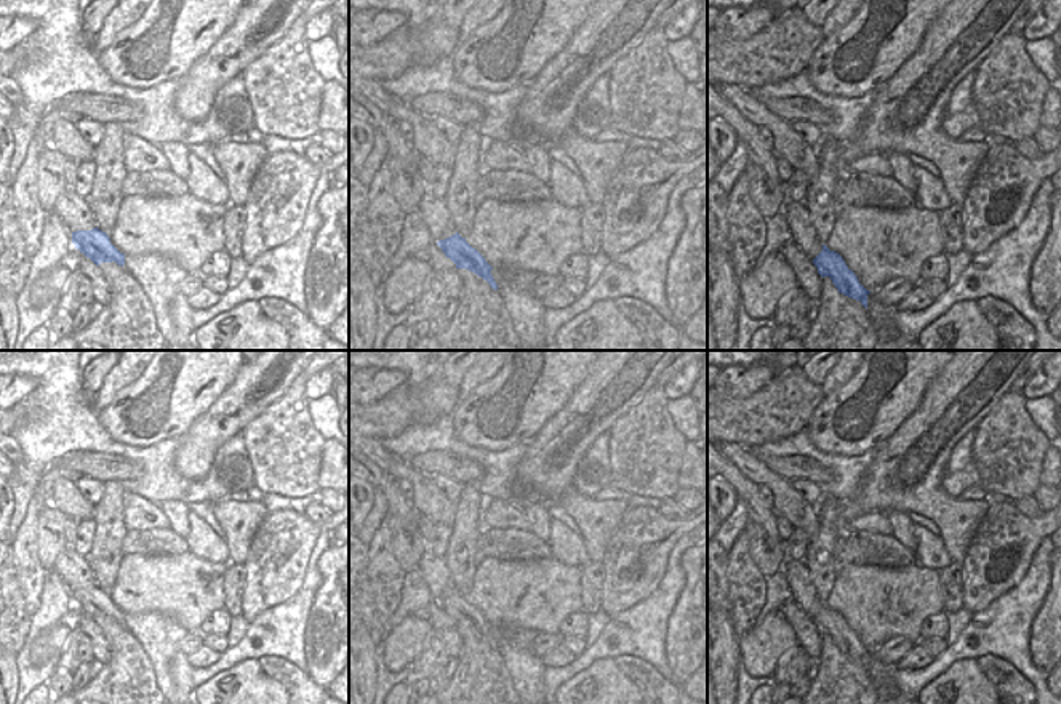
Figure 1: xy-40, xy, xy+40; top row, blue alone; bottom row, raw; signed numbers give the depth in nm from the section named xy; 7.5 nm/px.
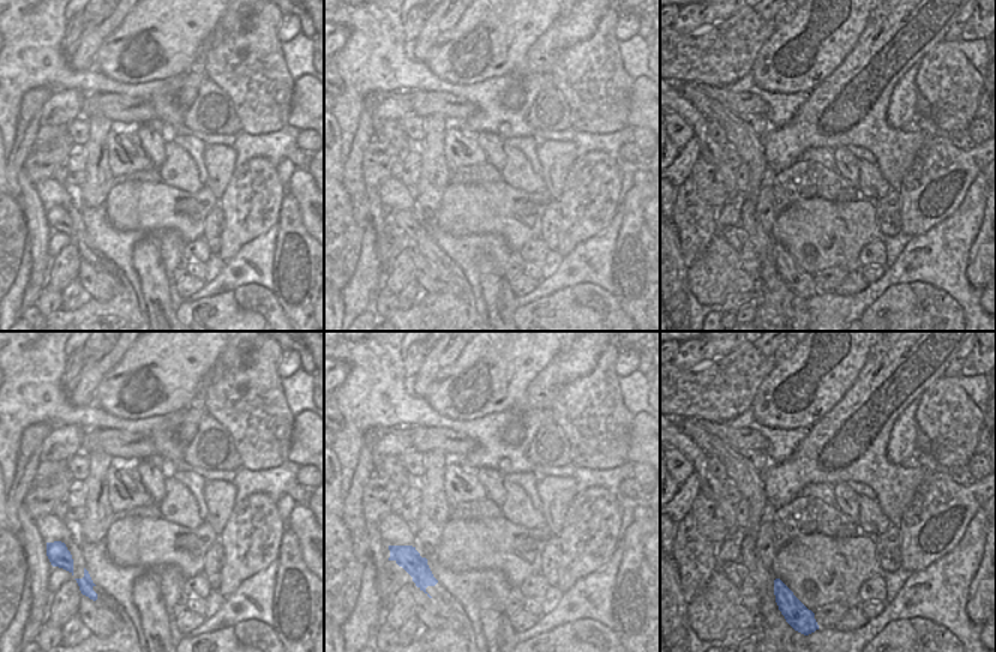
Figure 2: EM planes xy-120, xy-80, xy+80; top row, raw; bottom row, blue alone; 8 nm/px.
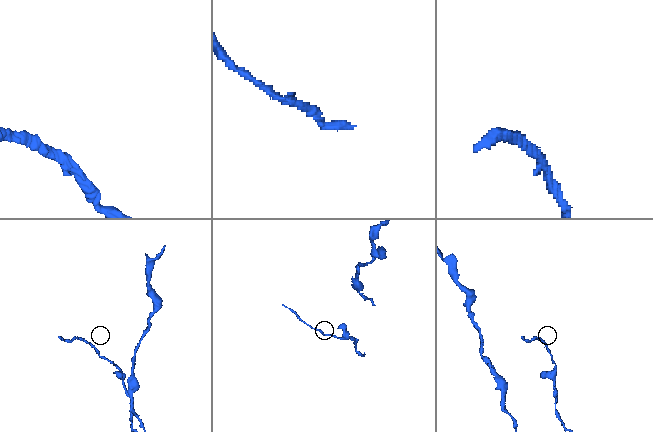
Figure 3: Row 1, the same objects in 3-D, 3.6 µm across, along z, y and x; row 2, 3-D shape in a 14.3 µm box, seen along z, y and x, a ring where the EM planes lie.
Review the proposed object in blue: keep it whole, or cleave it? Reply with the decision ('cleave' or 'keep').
keep

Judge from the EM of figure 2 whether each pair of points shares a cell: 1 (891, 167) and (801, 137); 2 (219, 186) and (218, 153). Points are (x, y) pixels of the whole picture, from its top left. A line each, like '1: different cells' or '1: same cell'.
1: same cell
2: same cell

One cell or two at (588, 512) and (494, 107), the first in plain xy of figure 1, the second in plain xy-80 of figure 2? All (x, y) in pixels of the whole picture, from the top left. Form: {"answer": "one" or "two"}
{"answer": "two"}

